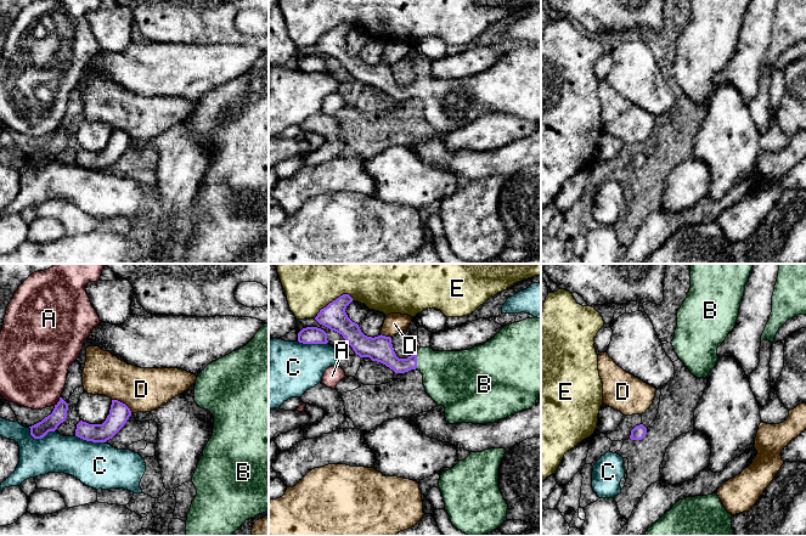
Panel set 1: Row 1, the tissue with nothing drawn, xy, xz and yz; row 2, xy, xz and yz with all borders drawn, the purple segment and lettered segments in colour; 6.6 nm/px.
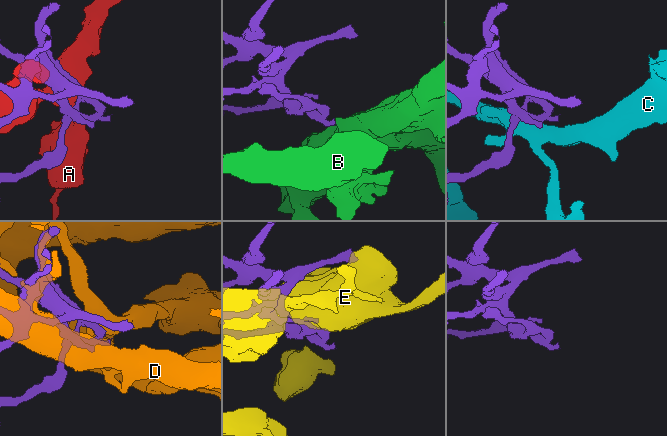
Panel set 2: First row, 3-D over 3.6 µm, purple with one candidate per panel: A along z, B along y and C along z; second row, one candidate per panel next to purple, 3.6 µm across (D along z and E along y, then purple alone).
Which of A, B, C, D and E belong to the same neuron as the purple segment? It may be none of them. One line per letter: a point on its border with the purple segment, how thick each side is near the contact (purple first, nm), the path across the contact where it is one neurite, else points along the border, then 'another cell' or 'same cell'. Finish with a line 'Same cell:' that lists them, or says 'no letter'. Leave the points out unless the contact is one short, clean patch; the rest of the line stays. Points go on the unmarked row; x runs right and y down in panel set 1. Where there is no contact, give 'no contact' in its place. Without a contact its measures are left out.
A: xy (58, 129) | 110/440 nm | another cell
B: xz (416, 89) | 160/360 nm | same cell
C: xy (41, 164) | 110/260 nm | another cell
D: xy (122, 130) | 140/280 nm | another cell
E: xz (333, 28) | 170/280 nm | another cell
Same cell: B

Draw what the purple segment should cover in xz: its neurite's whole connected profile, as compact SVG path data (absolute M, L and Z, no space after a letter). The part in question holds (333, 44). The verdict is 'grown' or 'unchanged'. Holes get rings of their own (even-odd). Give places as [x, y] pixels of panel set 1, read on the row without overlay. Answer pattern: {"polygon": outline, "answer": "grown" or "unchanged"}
{"polygon": "M343 22L321 36L315 47L342 62L360 85L381 90L395 101L419 98L427 122L438 134L445 135L447 151L495 151L536 131L541 122L541 46L526 46L507 52L491 68L469 78L434 79L430 75L421 75L407 86L399 86L390 64L367 64L359 52L348 45L345 36L351 29L349 22Z", "answer": "grown"}

